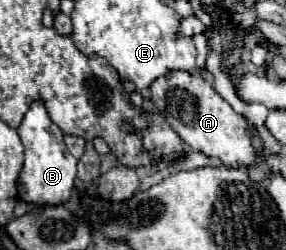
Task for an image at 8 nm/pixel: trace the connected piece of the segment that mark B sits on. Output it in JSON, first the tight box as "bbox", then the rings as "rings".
{"bbox":[16,100,76,206],"rings":[[[34,100],[16,128],[22,144],[24,144],[24,164],[18,178],[18,194],[24,202],[32,202],[38,206],[44,204],[62,204],[70,198],[76,178],[76,158],[66,150],[64,132],[50,120],[46,106],[42,100]]]}

